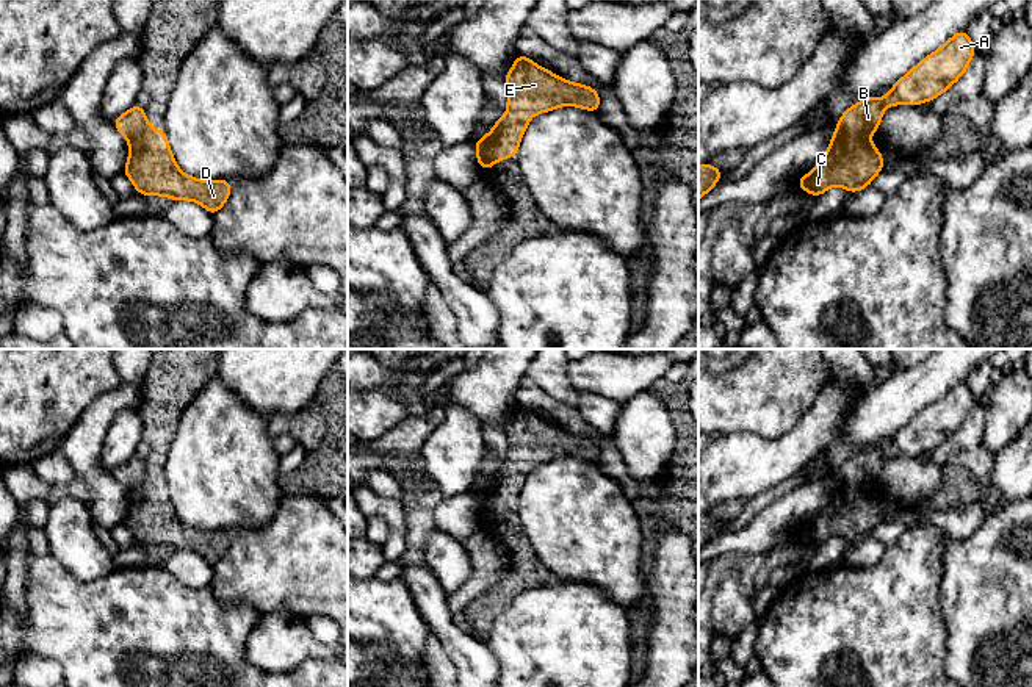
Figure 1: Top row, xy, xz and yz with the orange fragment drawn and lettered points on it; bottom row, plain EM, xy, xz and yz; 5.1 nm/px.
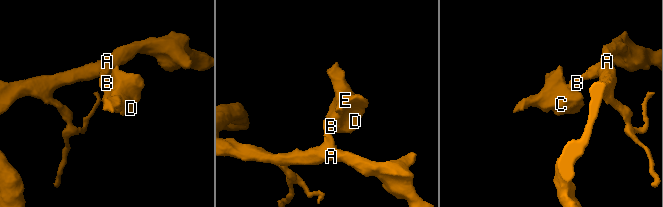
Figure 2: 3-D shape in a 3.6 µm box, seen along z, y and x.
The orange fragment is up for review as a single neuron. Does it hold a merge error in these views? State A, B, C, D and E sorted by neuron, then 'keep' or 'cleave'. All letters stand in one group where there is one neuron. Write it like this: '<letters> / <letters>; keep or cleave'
A B / C D E; cleave

